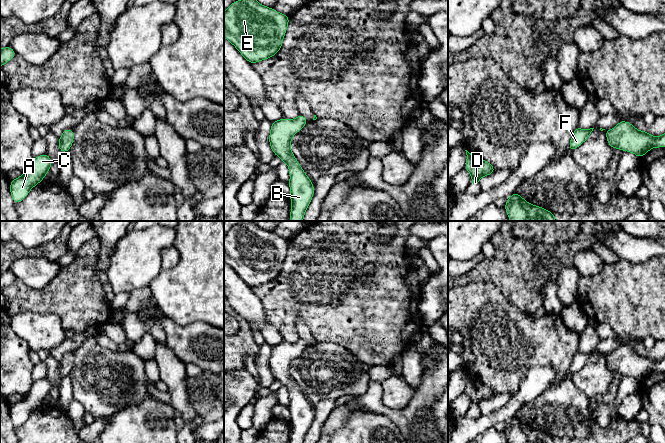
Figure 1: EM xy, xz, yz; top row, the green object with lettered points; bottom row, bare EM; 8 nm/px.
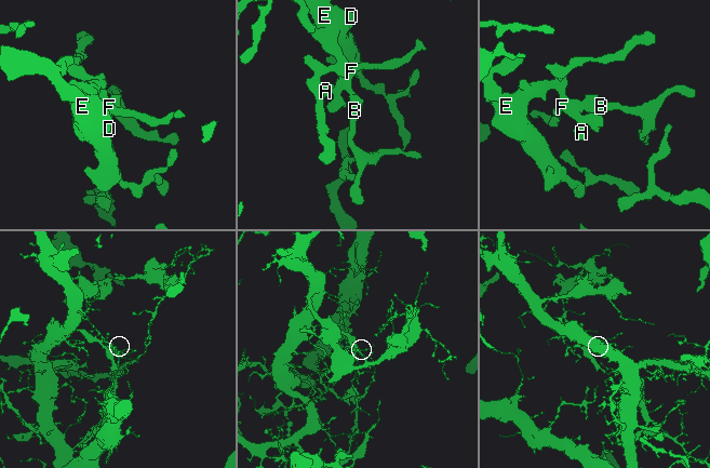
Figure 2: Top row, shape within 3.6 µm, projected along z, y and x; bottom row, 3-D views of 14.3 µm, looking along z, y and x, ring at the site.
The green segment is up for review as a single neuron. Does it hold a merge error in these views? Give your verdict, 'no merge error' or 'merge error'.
no merge error

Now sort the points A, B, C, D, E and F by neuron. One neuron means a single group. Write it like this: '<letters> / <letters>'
A B C D E F

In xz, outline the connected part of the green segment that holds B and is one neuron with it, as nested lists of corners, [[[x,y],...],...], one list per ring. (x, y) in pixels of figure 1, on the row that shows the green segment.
[[[299,113],[296,119],[282,118],[271,123],[269,144],[274,155],[280,157],[289,167],[290,180],[290,221],[303,221],[313,195],[314,184],[308,178],[296,157],[291,151],[292,137],[299,132],[309,121]]]

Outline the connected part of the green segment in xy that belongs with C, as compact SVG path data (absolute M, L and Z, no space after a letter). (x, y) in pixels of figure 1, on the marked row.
M47 153L34 157L29 169L10 181L10 193L15 204L24 200L30 190L44 180L51 166L52 160Z

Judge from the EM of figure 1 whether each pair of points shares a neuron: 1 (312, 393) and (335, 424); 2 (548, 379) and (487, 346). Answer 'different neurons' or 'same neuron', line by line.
1: different neurons
2: different neurons

